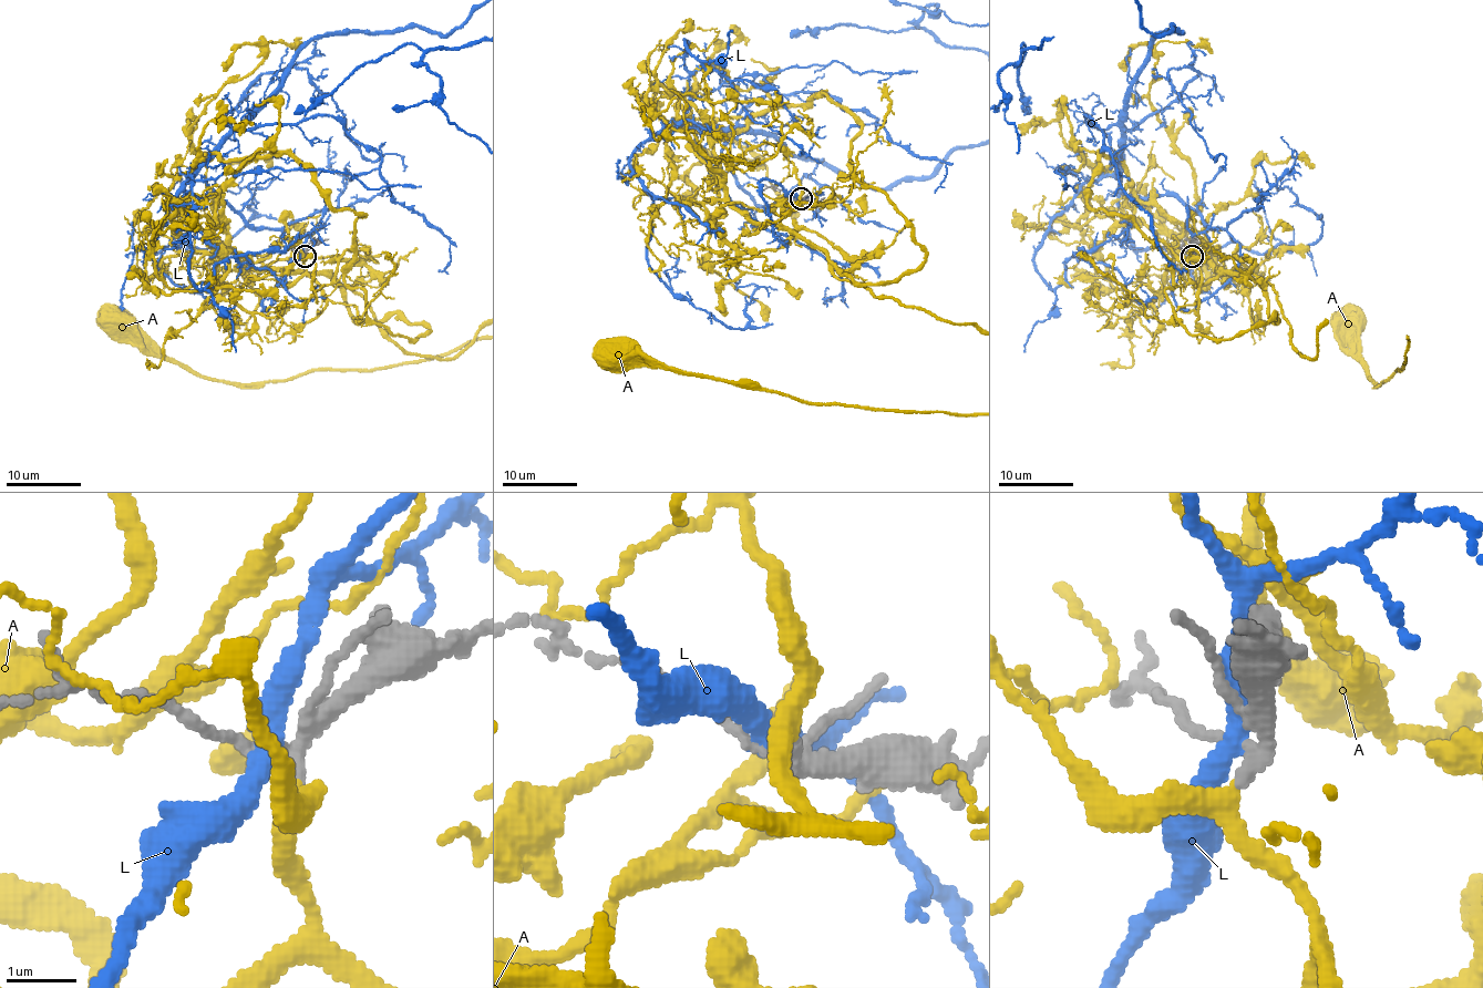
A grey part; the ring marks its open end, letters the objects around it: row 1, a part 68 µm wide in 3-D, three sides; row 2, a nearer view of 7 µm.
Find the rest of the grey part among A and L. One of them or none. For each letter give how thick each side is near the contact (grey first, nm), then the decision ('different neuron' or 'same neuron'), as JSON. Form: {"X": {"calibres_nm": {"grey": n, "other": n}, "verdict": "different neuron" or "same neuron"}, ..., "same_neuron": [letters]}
{"A": {"calibres_nm": {"grey": 160, "other": 280}, "verdict": "same neuron"}, "L": {"calibres_nm": {"grey": 170, "other": 340}, "verdict": "different neuron"}, "same_neuron": ["A"]}

